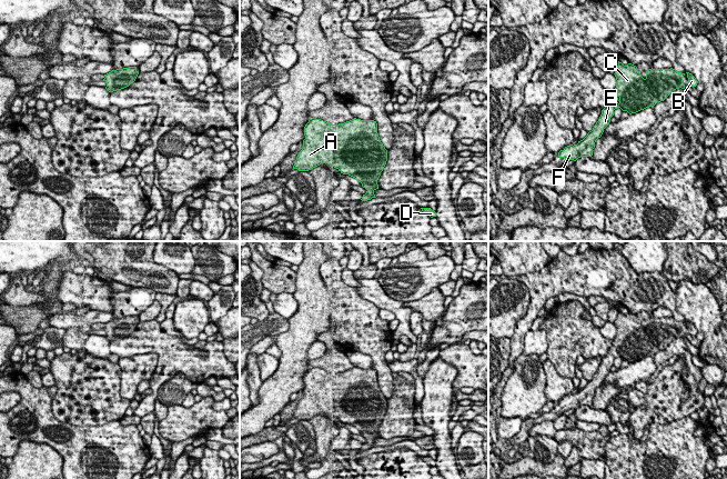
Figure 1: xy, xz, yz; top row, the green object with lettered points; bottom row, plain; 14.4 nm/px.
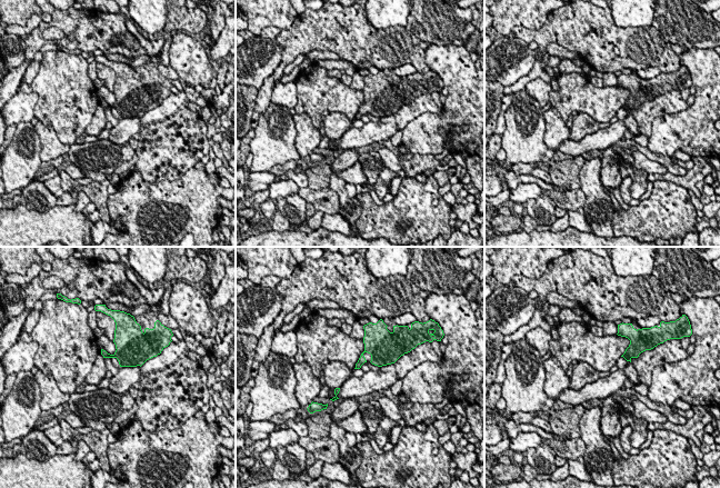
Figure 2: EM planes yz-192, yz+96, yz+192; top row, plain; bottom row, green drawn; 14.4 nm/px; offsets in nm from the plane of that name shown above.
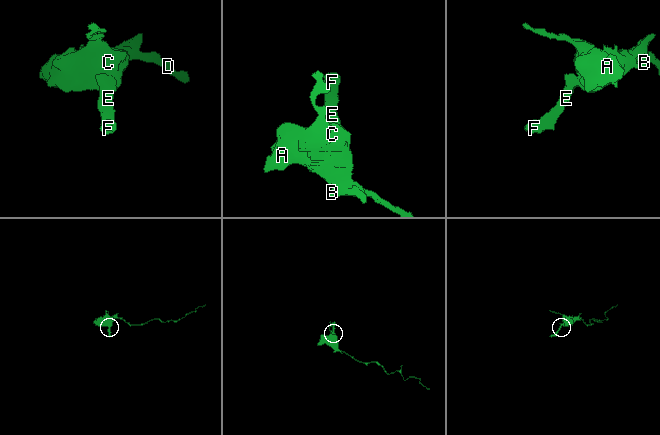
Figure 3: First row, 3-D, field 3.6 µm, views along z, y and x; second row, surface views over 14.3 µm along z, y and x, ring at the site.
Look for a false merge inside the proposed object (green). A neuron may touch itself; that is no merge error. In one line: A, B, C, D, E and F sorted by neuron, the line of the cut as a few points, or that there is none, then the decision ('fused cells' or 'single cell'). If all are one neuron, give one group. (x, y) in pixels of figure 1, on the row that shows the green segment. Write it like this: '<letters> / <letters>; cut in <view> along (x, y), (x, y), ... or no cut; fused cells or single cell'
A B C D E F; no cut; single cell

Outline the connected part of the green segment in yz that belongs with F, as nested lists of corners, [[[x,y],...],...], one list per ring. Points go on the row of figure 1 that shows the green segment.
[[[618,61],[615,71],[617,80],[615,91],[616,97],[612,96],[607,106],[602,110],[602,114],[587,136],[578,141],[577,144],[569,144],[565,150],[558,152],[559,158],[576,161],[580,157],[592,157],[595,142],[602,137],[604,129],[609,124],[614,110],[620,108],[629,114],[636,113],[657,102],[664,101],[674,90],[685,89],[683,77],[686,74],[688,84],[696,87],[698,81],[689,73],[677,72],[675,69],[649,69],[644,79],[637,67],[628,63],[624,66]]]

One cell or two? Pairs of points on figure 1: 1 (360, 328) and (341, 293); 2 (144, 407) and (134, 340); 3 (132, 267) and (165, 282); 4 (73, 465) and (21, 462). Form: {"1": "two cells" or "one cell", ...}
{"1": "one cell", "2": "one cell", "3": "one cell", "4": "two cells"}

